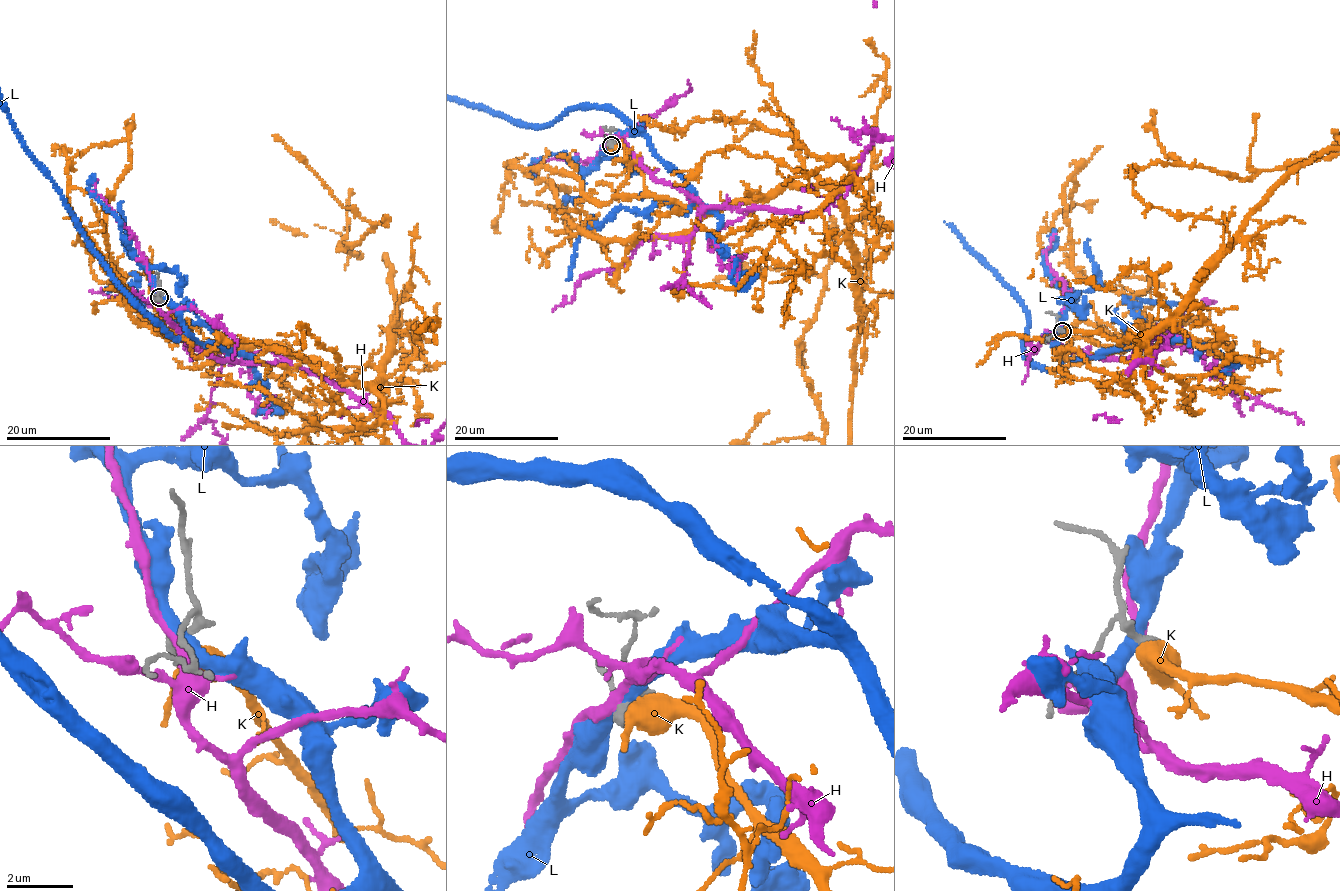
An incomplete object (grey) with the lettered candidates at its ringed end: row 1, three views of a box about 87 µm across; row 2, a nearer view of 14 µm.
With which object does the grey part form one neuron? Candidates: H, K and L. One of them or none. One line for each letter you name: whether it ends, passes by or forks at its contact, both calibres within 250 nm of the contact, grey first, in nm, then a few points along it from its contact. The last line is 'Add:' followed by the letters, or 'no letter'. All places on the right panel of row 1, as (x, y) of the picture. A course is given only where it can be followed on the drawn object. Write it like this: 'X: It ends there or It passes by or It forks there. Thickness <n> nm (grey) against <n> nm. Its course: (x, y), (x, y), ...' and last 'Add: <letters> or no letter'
K: It passes by. Thickness 360 nm (grey) against 550 nm
Add: K

